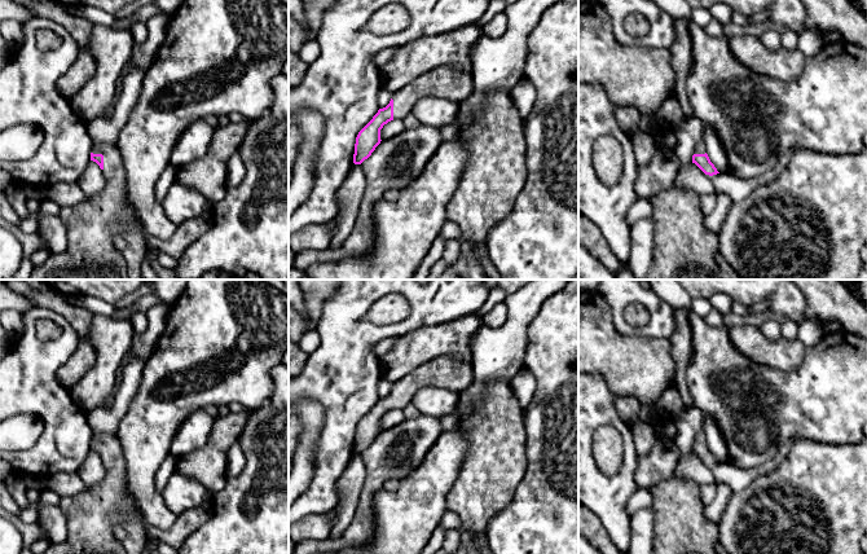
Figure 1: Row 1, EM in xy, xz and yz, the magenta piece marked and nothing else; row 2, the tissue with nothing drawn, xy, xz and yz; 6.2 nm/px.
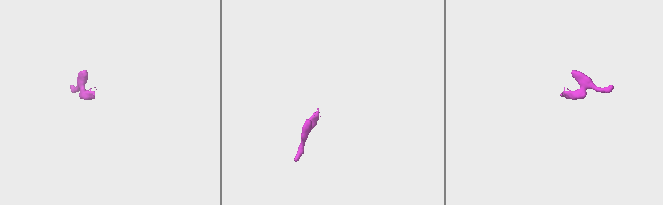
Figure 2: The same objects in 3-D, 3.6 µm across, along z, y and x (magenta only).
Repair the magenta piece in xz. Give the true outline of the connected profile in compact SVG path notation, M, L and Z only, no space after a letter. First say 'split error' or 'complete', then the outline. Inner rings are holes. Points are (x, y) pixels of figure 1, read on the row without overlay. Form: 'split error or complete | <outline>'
split error | M436 357L392 384L390 393L379 399L373 409L358 422L353 453L361 454L380 434L380 419L388 412L402 410L423 387L439 387L457 393L474 382L472 365L454 357Z

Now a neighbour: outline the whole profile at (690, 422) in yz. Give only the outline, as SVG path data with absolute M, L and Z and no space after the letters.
M696 406L686 409L675 421L674 441L681 450L673 478L683 478L697 484L716 483L712 466L705 465L694 452L694 439L703 430L704 413Z

